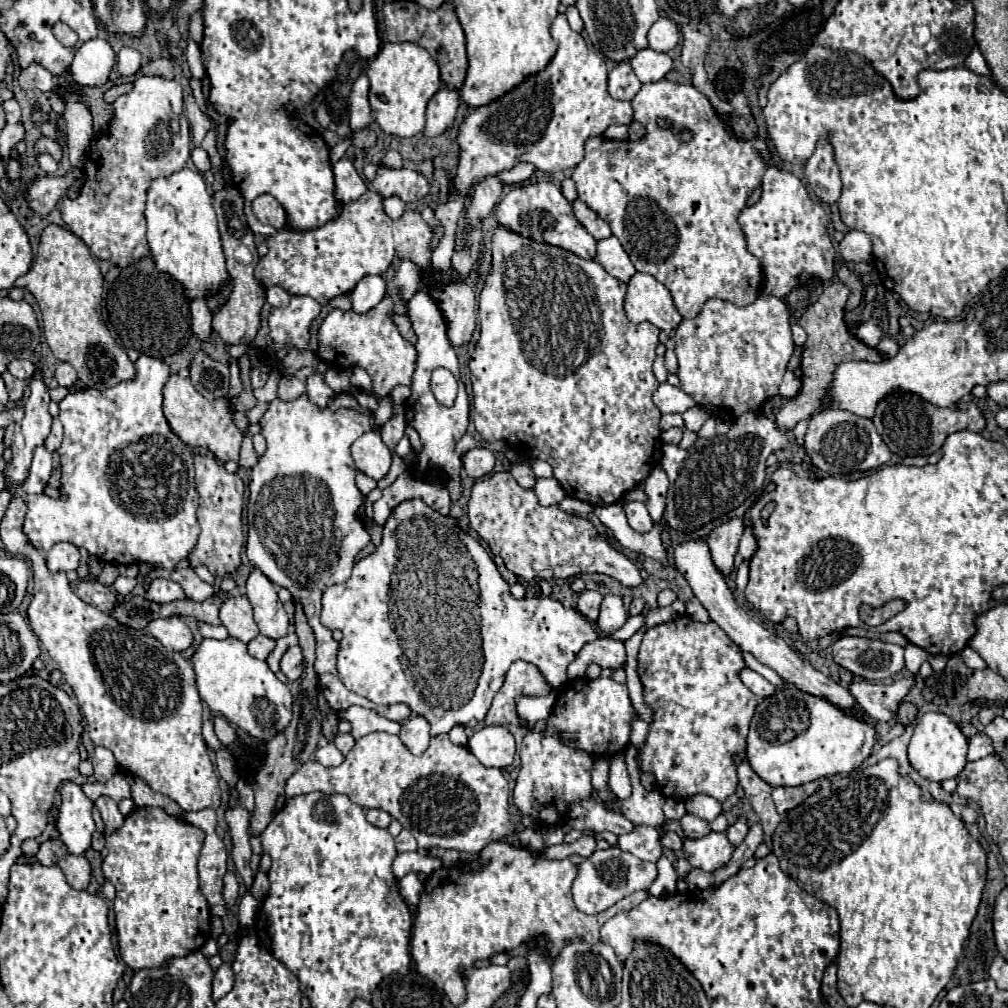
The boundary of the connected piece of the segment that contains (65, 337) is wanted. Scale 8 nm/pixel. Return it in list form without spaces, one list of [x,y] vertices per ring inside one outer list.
[[[49,225],[43,231],[37,259],[31,271],[17,279],[17,285],[27,287],[35,295],[35,301],[43,313],[43,331],[47,345],[57,359],[75,363],[79,381],[83,381],[87,387],[97,385],[99,391],[105,391],[135,375],[133,363],[111,337],[99,315],[103,275],[93,261],[87,245],[69,229]]]

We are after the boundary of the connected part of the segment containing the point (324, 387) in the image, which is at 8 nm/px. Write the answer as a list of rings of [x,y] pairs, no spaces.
[[[321,361],[315,371],[307,377],[305,387],[307,387],[307,395],[311,399],[311,403],[319,405],[319,407],[327,407],[329,401],[335,397],[335,393],[331,391],[331,387],[325,383],[325,373],[327,373],[327,365]]]

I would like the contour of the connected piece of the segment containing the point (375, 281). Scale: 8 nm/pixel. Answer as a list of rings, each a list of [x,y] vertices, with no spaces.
[[[363,277],[357,287],[351,291],[353,311],[367,313],[371,311],[385,295],[385,281],[381,277]]]

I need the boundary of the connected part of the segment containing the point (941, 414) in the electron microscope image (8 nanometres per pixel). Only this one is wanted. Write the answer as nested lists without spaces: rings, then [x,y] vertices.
[[[913,393],[911,395],[889,395],[885,401],[877,405],[873,421],[883,441],[899,457],[915,457],[915,455],[929,457],[943,447],[945,439],[951,433],[957,433],[957,431],[979,433],[985,427],[985,419],[973,401],[959,401],[947,409],[941,409],[941,407],[935,407],[923,401],[921,397]]]

